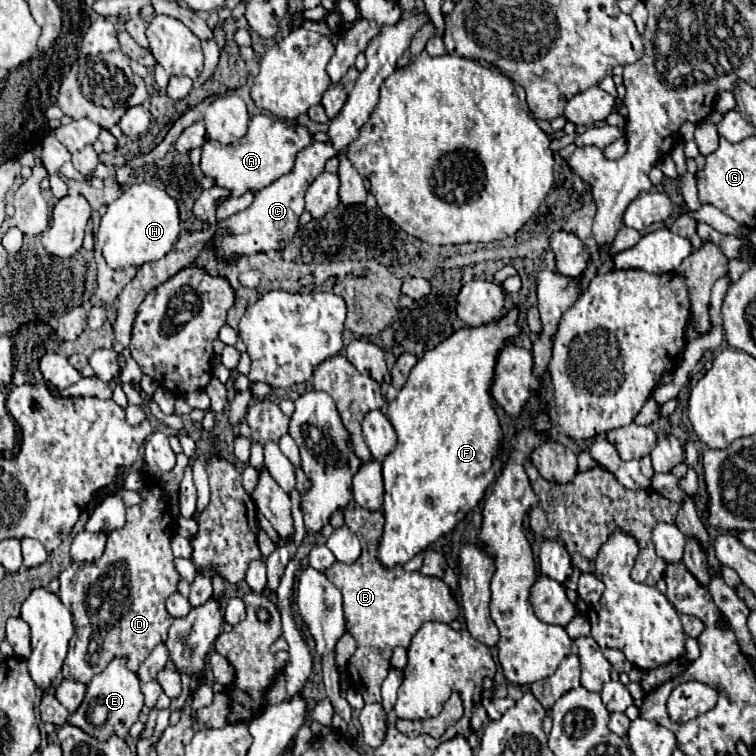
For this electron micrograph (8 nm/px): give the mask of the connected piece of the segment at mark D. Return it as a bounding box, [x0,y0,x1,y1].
[59,479,181,683]

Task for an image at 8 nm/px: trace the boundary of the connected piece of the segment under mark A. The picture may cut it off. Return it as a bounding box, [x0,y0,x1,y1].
[201,115,311,197]

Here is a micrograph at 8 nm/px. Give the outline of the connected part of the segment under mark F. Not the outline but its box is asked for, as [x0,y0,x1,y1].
[377,311,519,569]

